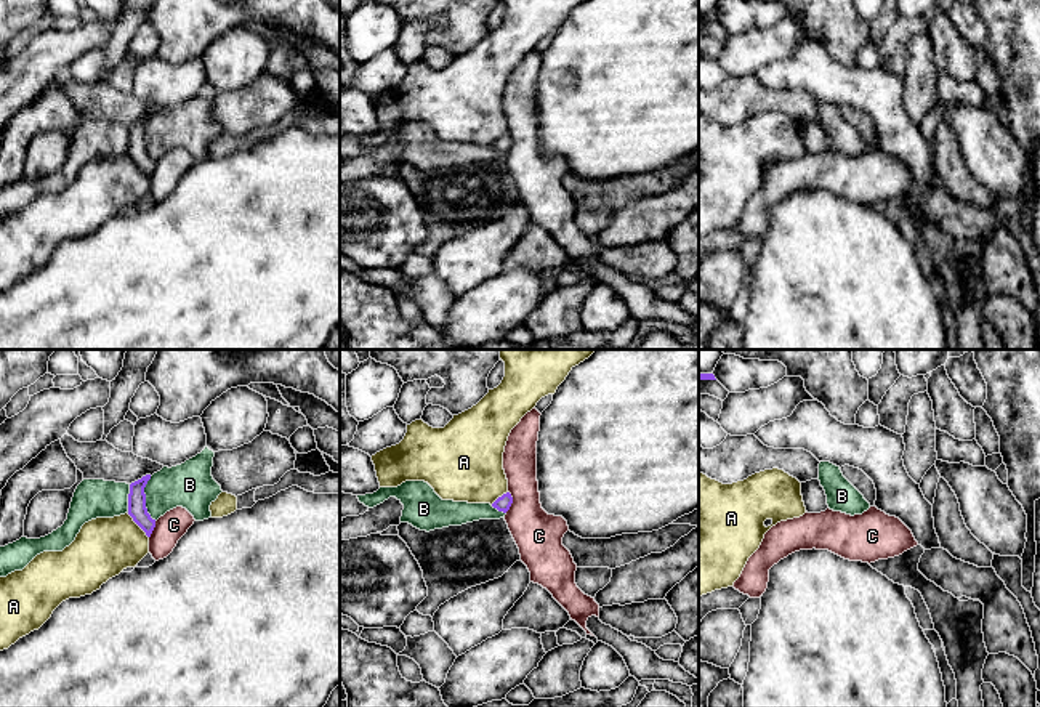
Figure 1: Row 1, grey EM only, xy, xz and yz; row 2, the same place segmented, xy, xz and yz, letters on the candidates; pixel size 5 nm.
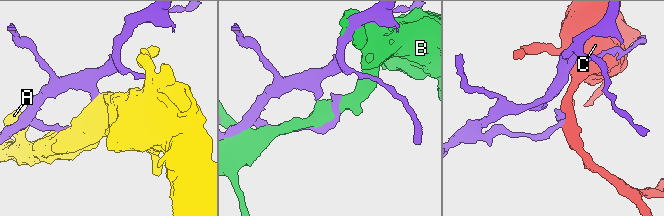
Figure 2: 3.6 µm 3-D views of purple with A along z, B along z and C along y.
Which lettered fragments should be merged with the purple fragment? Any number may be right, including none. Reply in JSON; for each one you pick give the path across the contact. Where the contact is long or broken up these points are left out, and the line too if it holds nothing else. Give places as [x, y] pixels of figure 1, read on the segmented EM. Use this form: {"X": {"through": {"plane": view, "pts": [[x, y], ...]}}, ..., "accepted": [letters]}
{"accepted": []}

